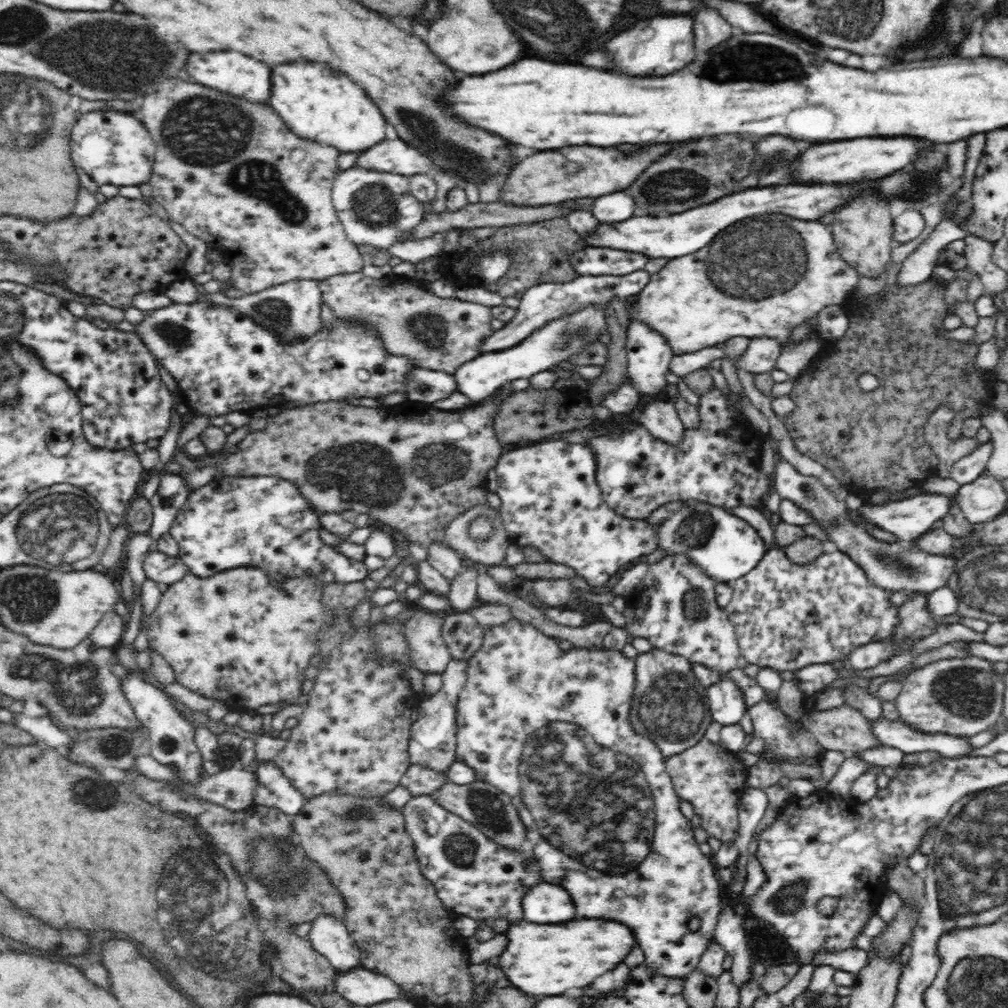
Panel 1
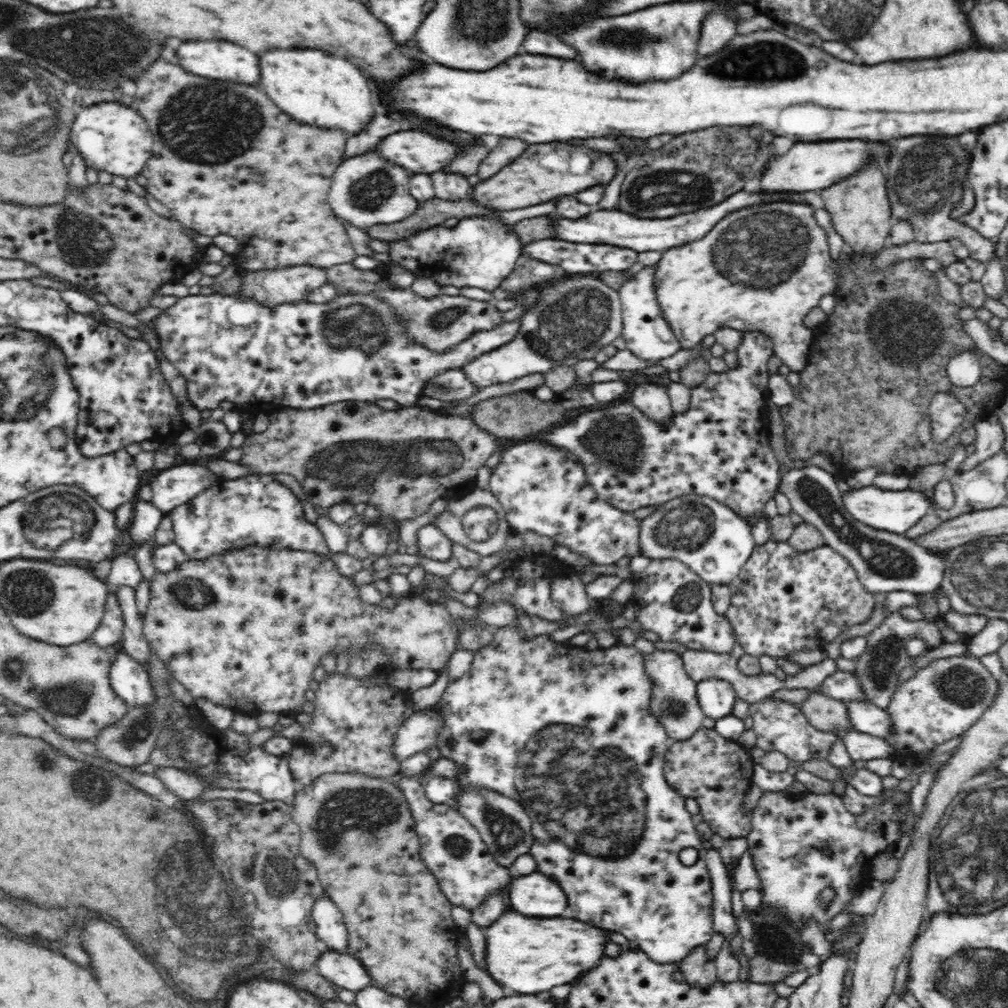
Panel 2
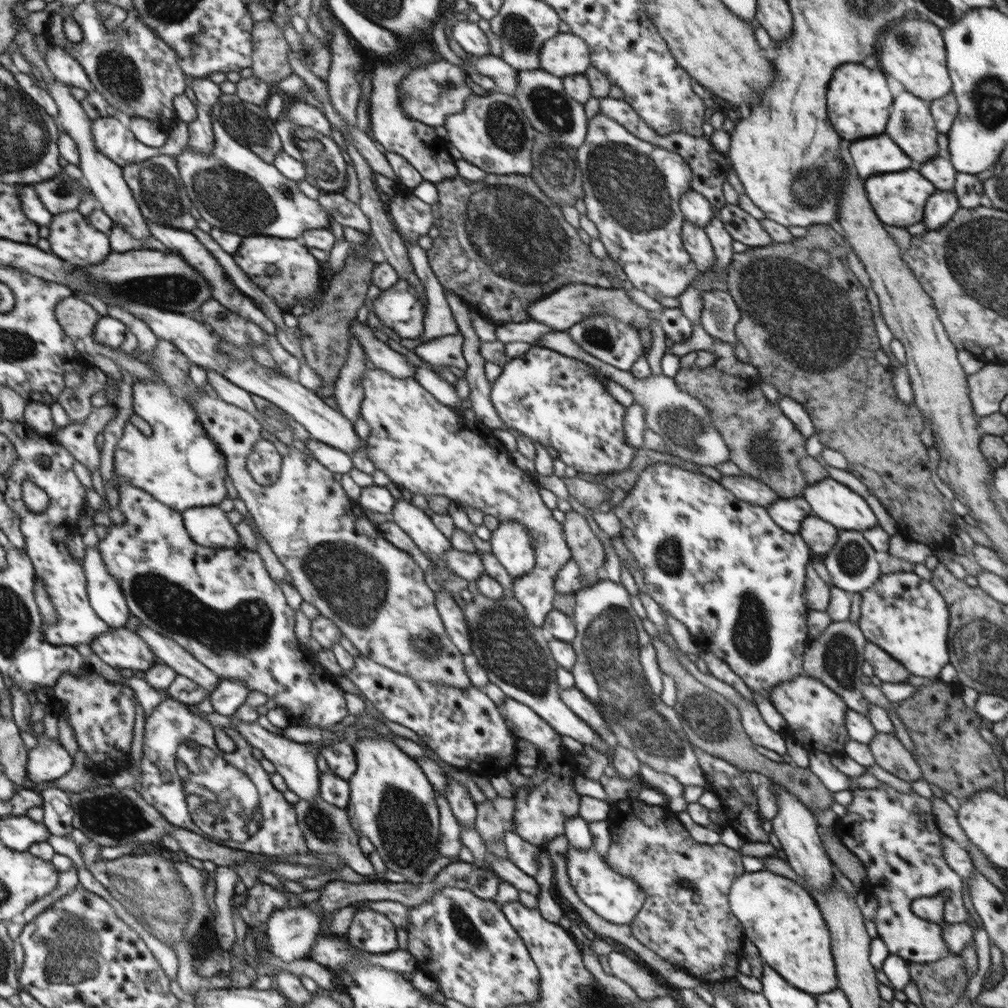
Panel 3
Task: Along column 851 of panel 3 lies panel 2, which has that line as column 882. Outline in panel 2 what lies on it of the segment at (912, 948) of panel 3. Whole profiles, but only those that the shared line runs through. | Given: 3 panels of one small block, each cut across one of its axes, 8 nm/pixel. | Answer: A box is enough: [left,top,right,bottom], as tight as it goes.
[747,791,910,936]

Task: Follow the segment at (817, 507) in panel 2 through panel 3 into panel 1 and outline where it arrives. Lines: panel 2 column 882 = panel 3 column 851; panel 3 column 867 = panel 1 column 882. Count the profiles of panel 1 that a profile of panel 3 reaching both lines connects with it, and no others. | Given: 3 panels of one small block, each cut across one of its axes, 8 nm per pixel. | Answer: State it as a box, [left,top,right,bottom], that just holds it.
[774,457,956,595]

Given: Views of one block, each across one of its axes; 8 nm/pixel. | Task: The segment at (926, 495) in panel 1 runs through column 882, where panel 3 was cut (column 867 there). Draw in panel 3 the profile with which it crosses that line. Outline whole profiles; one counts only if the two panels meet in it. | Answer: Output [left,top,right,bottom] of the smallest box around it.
[803,476,878,532]

